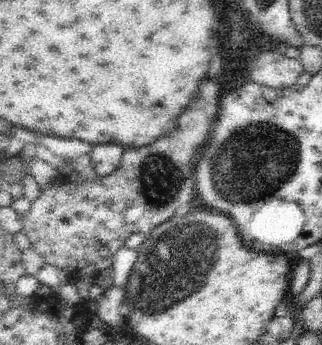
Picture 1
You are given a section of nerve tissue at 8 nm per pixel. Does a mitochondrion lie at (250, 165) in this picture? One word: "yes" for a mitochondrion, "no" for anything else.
yes

